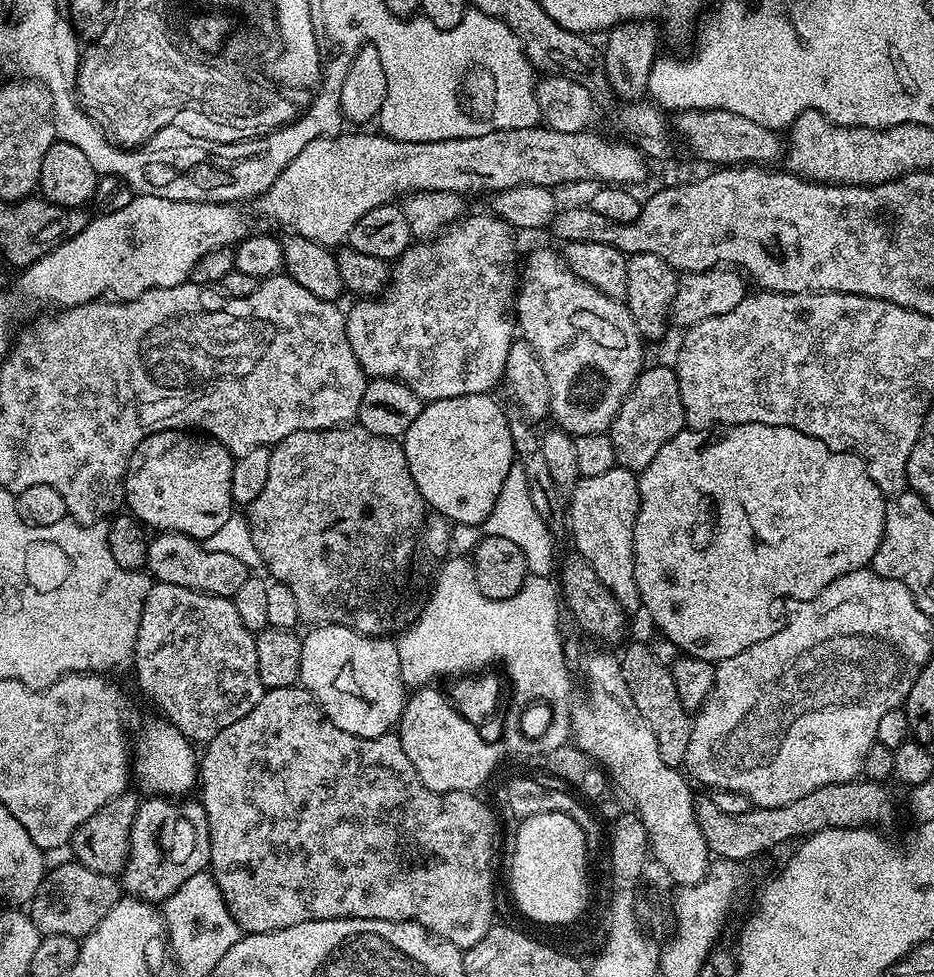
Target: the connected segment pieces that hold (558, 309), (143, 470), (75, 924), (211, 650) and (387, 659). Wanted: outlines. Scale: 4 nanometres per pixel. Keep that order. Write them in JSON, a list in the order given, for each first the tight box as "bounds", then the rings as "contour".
[{"bounds":[514,248,646,437],"contour":[[[540,248],[529,258],[528,265],[525,268],[523,265],[522,279],[518,284],[514,305],[514,320],[522,333],[523,339],[527,340],[528,345],[534,350],[534,354],[538,354],[538,358],[542,362],[542,370],[546,370],[546,378],[550,381],[551,419],[553,421],[556,419],[560,423],[557,425],[573,437],[598,434],[599,432],[607,433],[611,429],[612,419],[618,414],[622,402],[630,394],[634,382],[640,376],[646,364],[646,361],[644,361],[645,341],[642,339],[640,329],[634,326],[634,318],[630,314],[627,303],[621,302],[614,296],[603,296],[594,286],[590,286],[585,280],[578,278],[564,263],[559,251],[551,252],[548,248]]]},{"bounds":[124,428,233,542],"contour":[[[175,428],[150,434],[134,450],[124,475],[127,511],[149,529],[181,532],[203,542],[233,514],[230,494],[233,459],[218,441],[204,434]]]},{"bounds":[30,862,122,938],"contour":[[[73,862],[45,871],[44,880],[30,901],[30,919],[43,935],[66,934],[83,938],[95,930],[98,922],[106,918],[106,914],[121,898],[122,888],[116,876],[98,874]]]},{"bounds":[134,583,266,745],"contour":[[[153,583],[142,606],[142,622],[138,622],[138,638],[134,669],[140,688],[156,703],[161,717],[175,726],[187,740],[207,745],[226,726],[234,726],[238,718],[246,718],[266,691],[258,674],[256,636],[242,626],[238,610],[226,596],[195,592],[186,586]]]},{"bounds":[299,624,406,738],"contour":[[[321,624],[302,636],[299,683],[319,702],[330,722],[358,738],[389,735],[399,725],[406,685],[391,639],[364,636],[341,624]]]}]

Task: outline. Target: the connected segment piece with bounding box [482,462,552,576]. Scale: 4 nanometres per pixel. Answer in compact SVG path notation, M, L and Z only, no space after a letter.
M518 462L510 466L510 474L506 474L502 490L496 499L494 510L484 520L483 533L487 536L510 538L528 563L528 571L533 576L548 576L552 568L552 532L549 521L540 517L538 510L530 499L530 482L526 482L526 470Z

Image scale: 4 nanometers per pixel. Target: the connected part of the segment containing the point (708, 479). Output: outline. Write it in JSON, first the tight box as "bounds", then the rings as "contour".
{"bounds":[634,424,886,662],"contour":[[[725,424],[711,430],[685,430],[679,432],[658,454],[654,462],[639,473],[640,509],[634,526],[634,578],[638,582],[640,603],[643,611],[648,611],[650,619],[656,623],[659,635],[676,645],[681,653],[719,662],[742,654],[754,642],[770,638],[778,627],[778,619],[772,611],[779,600],[789,596],[792,602],[812,600],[819,592],[826,590],[842,574],[850,574],[859,568],[871,565],[874,554],[882,542],[886,497],[870,478],[863,460],[852,452],[835,452],[827,448],[818,438],[802,434],[790,426],[770,426],[769,424]]]}

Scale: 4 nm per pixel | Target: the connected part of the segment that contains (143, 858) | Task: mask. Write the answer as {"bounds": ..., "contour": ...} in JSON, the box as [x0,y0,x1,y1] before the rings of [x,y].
{"bounds":[122,798,210,902],"contour":[[[148,798],[141,808],[135,809],[132,818],[132,829],[128,839],[128,861],[124,864],[122,873],[122,888],[129,897],[149,902],[167,900],[186,878],[194,878],[194,874],[205,871],[209,867],[210,838],[202,834],[175,808],[173,801],[168,798]]]}

